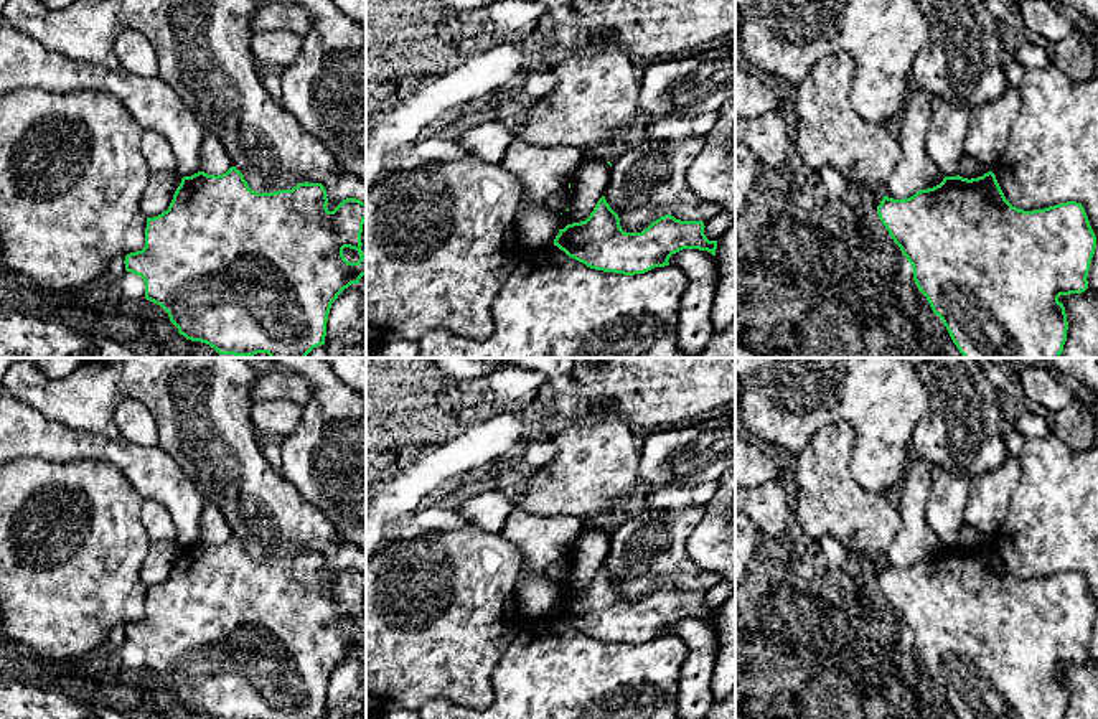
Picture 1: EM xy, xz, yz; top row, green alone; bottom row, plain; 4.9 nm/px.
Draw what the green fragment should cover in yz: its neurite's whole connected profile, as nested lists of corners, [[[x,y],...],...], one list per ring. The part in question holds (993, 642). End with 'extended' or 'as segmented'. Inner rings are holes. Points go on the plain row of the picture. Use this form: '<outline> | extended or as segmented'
[[[988,541],[971,549],[945,546],[940,554],[905,569],[884,566],[877,584],[912,633],[918,660],[941,688],[958,719],[1063,719],[1068,691],[1058,666],[1088,658],[1086,646],[1096,618],[1096,605],[1080,572],[1019,579],[1006,569],[996,544]]] | as segmented

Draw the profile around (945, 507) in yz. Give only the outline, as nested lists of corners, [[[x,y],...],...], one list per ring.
[[[936,468],[933,485],[925,505],[925,523],[938,536],[943,546],[956,546],[960,529],[964,524],[964,506],[976,478]]]

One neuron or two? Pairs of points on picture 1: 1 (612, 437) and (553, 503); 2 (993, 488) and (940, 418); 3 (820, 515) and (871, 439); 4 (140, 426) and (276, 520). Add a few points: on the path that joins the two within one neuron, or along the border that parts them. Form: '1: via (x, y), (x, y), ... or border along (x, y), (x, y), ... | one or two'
1: via (600, 454), (569, 487) | one
2: via (993, 470), (958, 436) | one
3: border along (854, 432), (851, 477), (868, 490), (882, 492) | two
4: via (173, 426), (182, 426), (243, 487) | one

